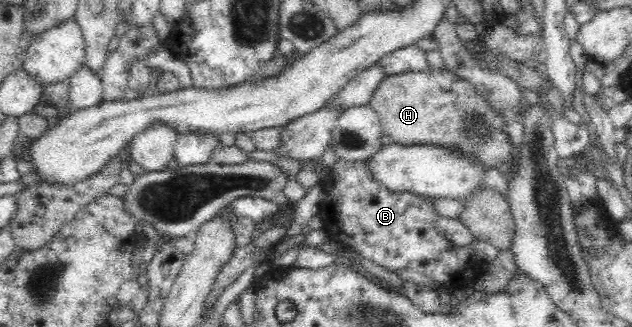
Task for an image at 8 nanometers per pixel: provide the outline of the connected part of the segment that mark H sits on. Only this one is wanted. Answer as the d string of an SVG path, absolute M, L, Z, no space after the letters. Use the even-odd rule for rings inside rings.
M449 70L387 75L368 105L377 113L383 127L382 134L390 142L456 148L478 158L489 168L515 158L513 145L503 132L507 126L505 119L489 107L487 99L483 99L471 83Z

